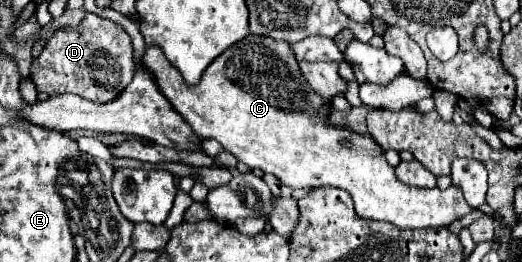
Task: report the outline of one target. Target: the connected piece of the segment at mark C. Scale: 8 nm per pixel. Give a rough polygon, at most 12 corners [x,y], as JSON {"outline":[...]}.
{"outline":[[249,34],[199,84],[147,46],[199,138],[361,218],[449,228],[459,188],[411,188],[329,126],[287,42]]}

